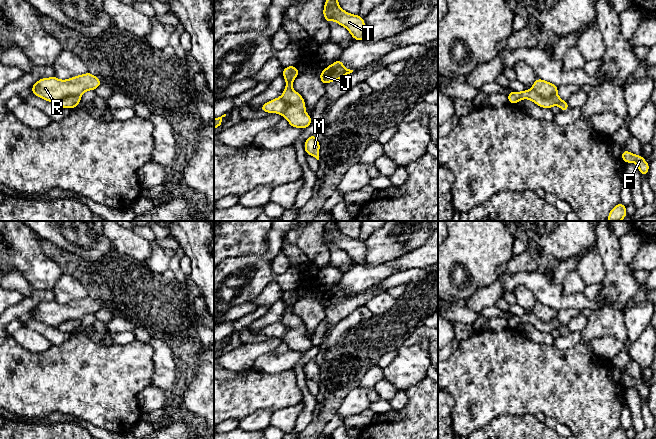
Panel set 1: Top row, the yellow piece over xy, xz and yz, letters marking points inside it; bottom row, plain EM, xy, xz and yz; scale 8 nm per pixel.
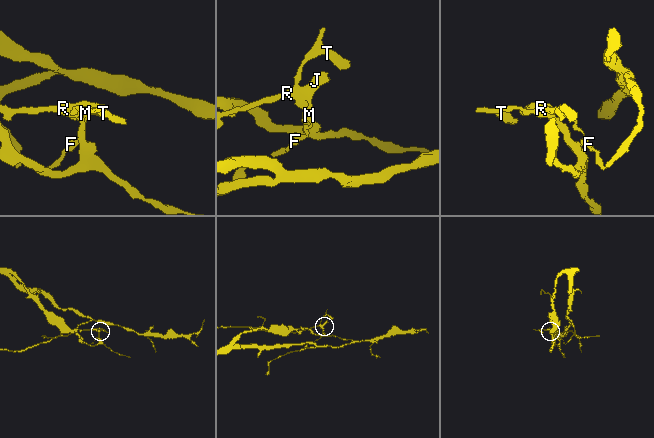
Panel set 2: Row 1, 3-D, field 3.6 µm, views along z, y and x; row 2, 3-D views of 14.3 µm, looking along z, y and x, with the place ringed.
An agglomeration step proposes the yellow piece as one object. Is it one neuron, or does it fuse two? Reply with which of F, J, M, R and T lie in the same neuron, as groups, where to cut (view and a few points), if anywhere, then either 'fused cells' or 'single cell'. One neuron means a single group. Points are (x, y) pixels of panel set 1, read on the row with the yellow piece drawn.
F J M R / T; cut in yz along (532, 88), (543, 97), (550, 97), (556, 94); fused cells

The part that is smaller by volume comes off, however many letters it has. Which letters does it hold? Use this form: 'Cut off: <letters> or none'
Cut off: F, J, M, R

